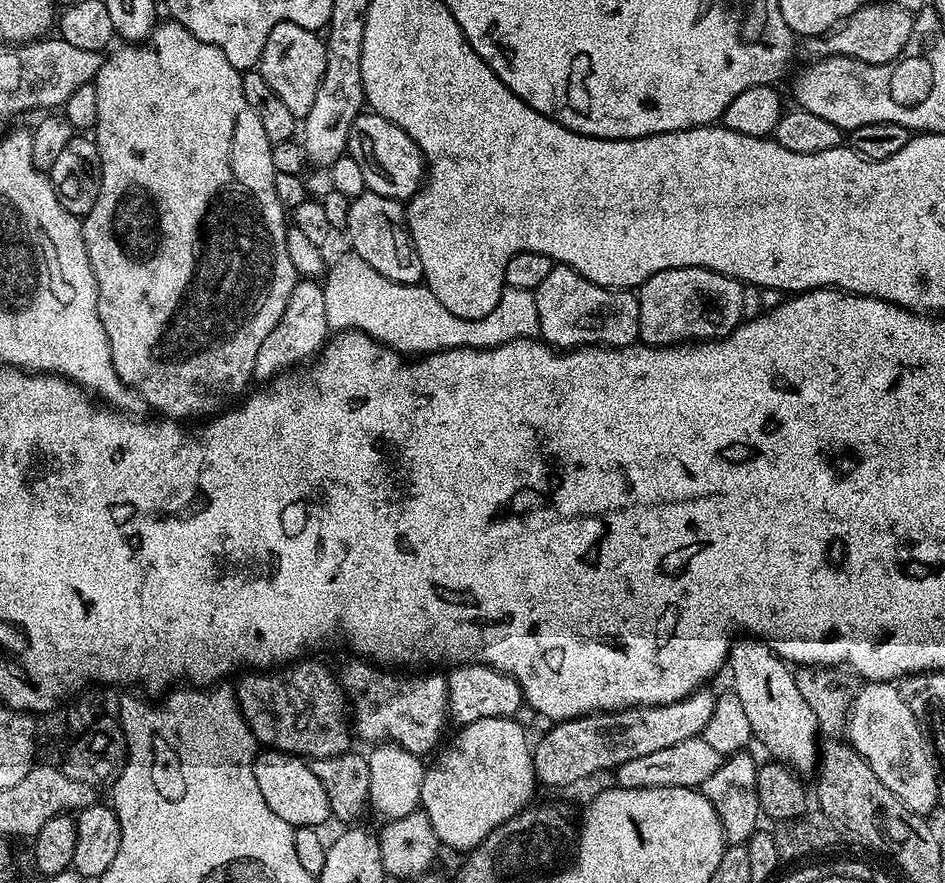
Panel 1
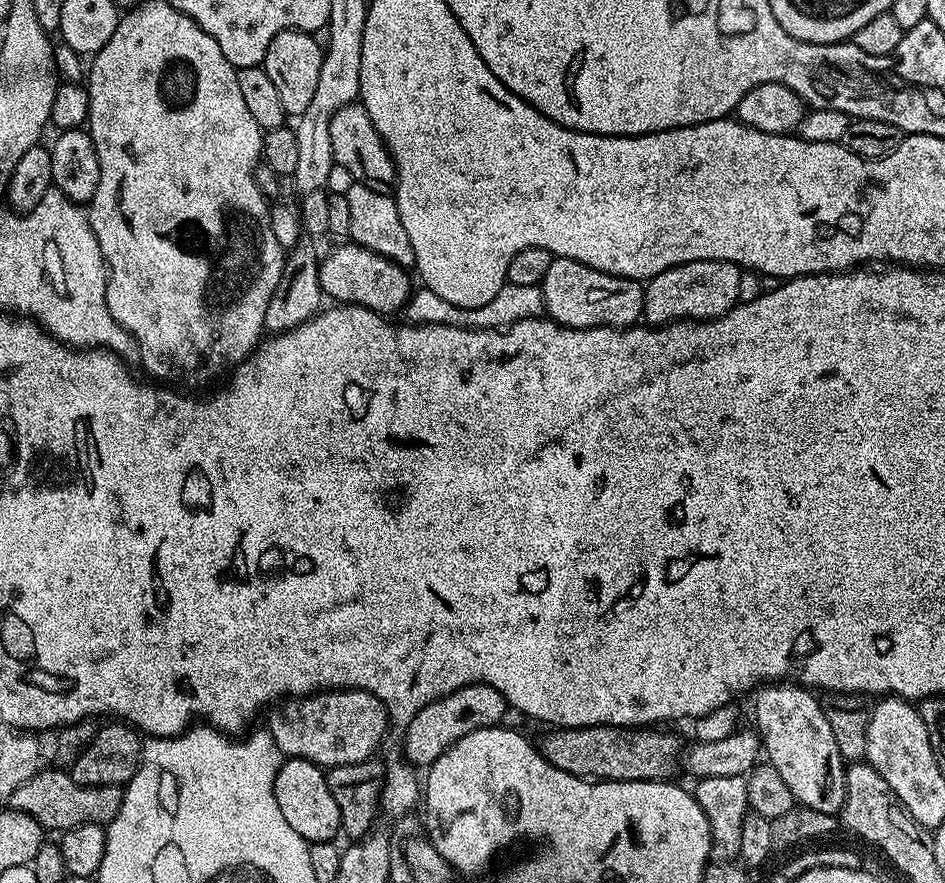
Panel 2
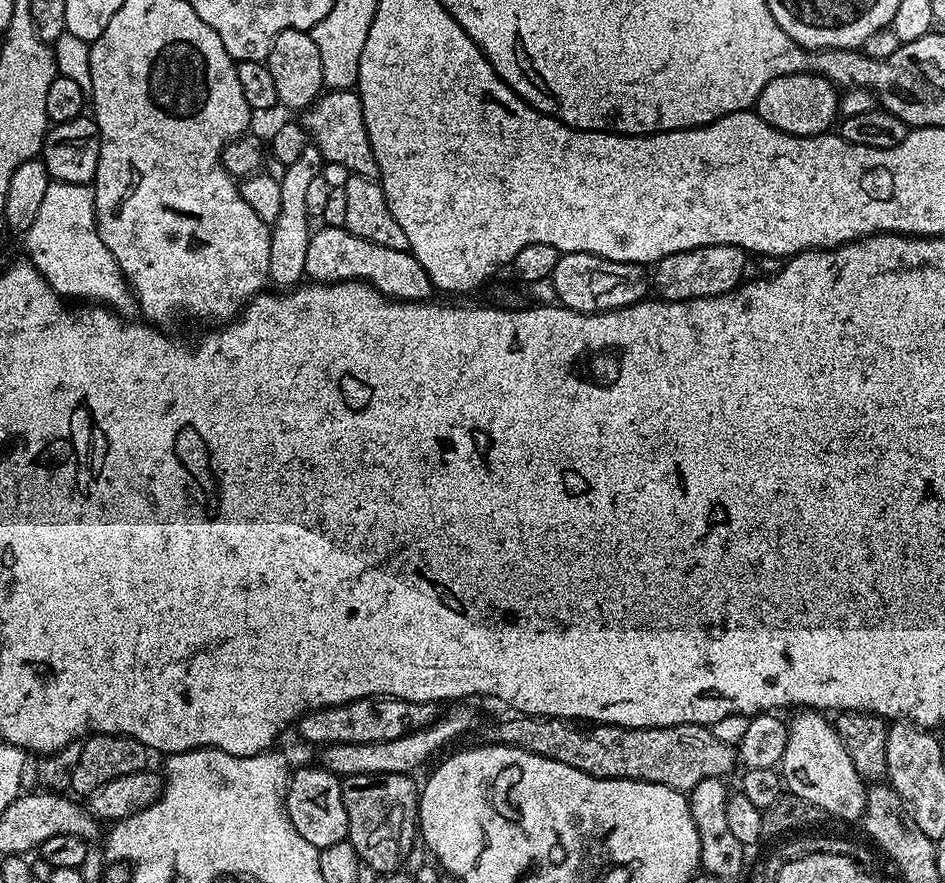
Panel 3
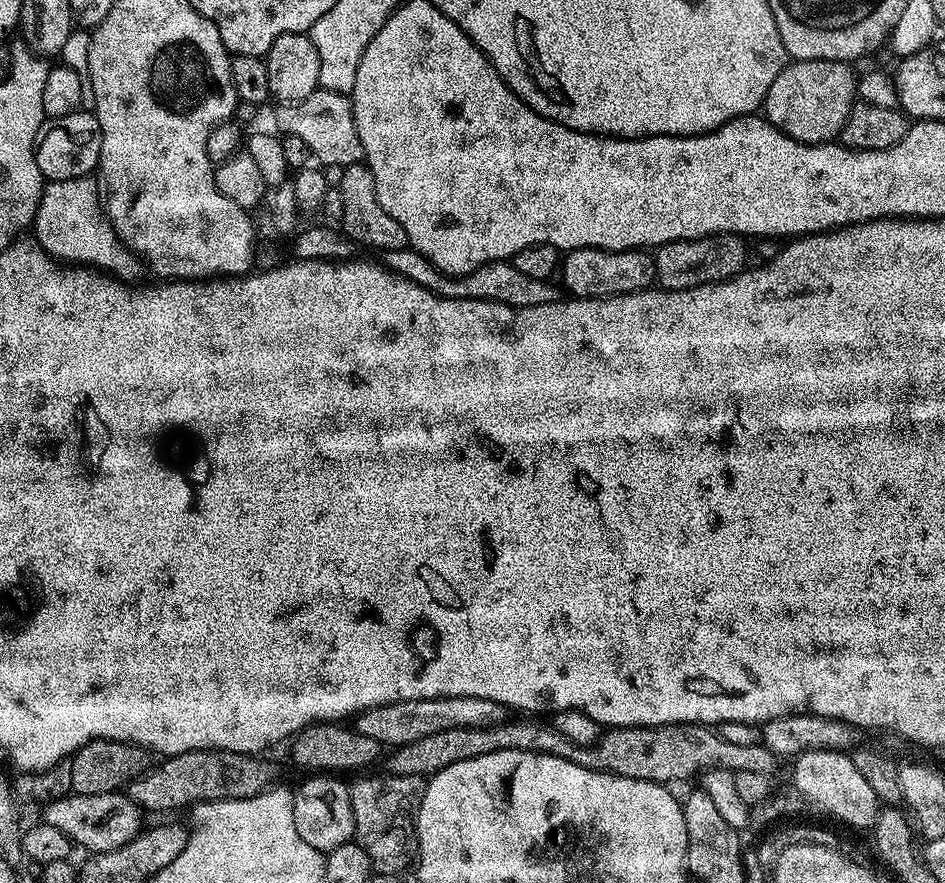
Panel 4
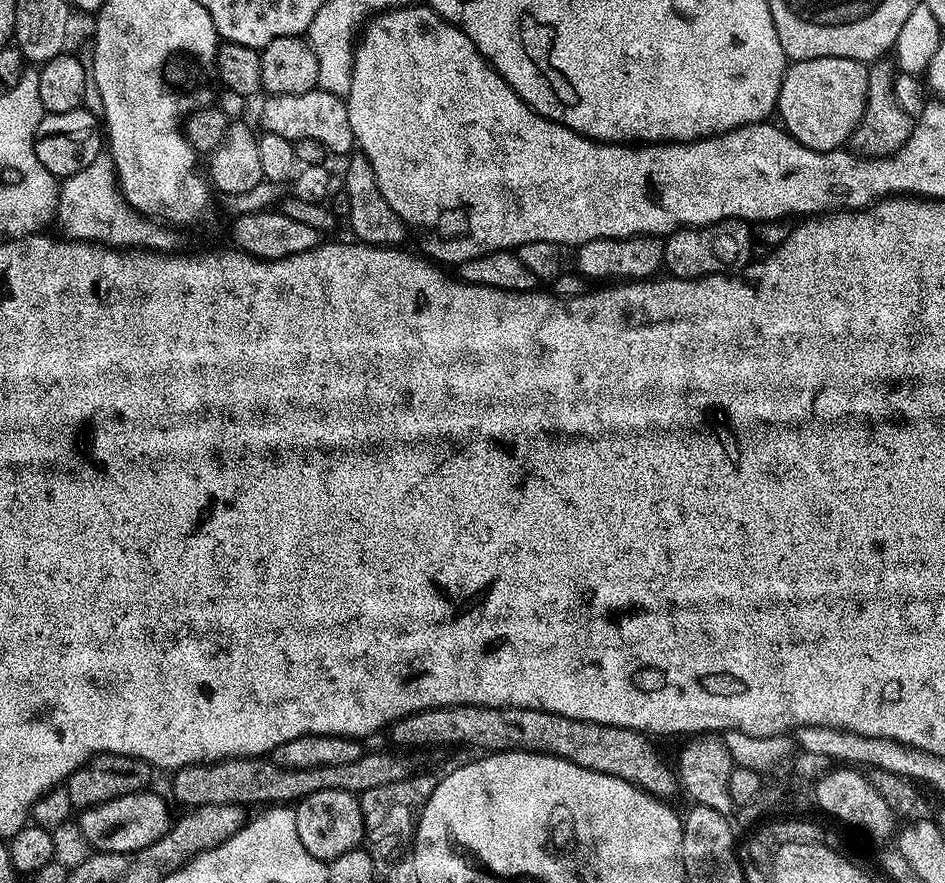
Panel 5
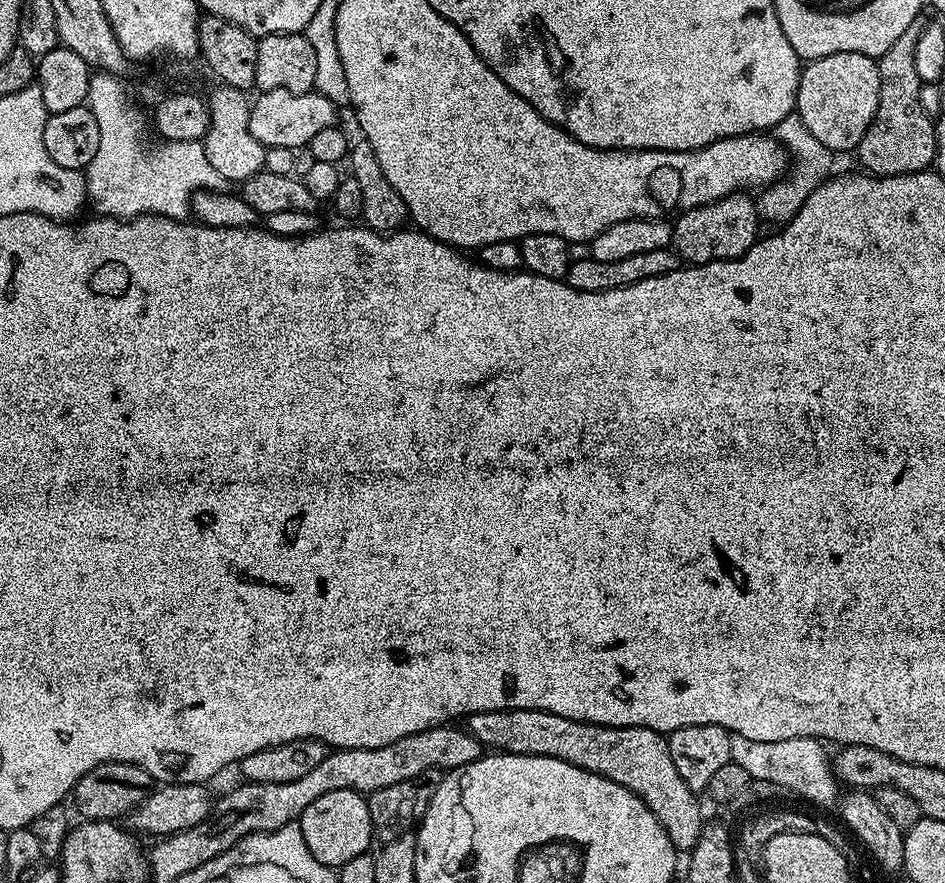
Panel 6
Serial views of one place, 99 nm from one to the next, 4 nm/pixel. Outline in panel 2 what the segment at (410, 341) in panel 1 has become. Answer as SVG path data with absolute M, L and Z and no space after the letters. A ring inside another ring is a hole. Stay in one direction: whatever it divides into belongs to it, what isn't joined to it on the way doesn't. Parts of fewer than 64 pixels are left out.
M505 283L493 301L476 308L456 307L452 302L439 298L429 288L421 287L409 297L405 304L405 319L415 324L454 325L461 330L500 330L511 324L528 322L541 317L544 311L544 292L541 285L527 286Z

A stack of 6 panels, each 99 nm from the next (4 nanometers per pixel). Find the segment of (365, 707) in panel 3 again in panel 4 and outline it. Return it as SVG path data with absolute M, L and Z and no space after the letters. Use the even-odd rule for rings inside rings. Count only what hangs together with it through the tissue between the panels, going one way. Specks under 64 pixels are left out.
M443 696L442 698L426 698L425 700L403 700L397 704L383 704L381 708L367 709L357 715L354 727L357 732L366 734L366 738L374 738L381 746L389 749L410 746L410 742L418 742L421 738L430 738L430 734L442 734L446 730L459 728L495 728L506 709L503 704L495 704L486 698L473 696Z

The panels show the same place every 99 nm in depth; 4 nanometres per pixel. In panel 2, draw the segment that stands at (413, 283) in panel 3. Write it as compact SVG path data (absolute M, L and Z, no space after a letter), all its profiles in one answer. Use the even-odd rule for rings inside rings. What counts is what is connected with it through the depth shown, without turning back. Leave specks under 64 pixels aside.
M340 242L336 249L329 254L328 257L323 257L320 260L320 290L325 297L328 296L329 301L339 302L344 306L359 306L369 308L374 314L393 314L405 307L409 297L414 292L414 285L408 281L409 273L394 262L390 262L388 258L382 254L374 254L374 250L363 248L360 244L351 242Z

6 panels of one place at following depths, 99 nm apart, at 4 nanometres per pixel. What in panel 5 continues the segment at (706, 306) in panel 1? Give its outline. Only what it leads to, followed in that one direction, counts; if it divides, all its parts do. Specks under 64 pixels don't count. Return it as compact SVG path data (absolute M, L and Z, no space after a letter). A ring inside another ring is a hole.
M718 220L701 228L680 228L664 240L664 268L669 277L678 280L694 281L699 276L736 274L741 268L749 267L753 259L752 242L753 229L743 220Z

